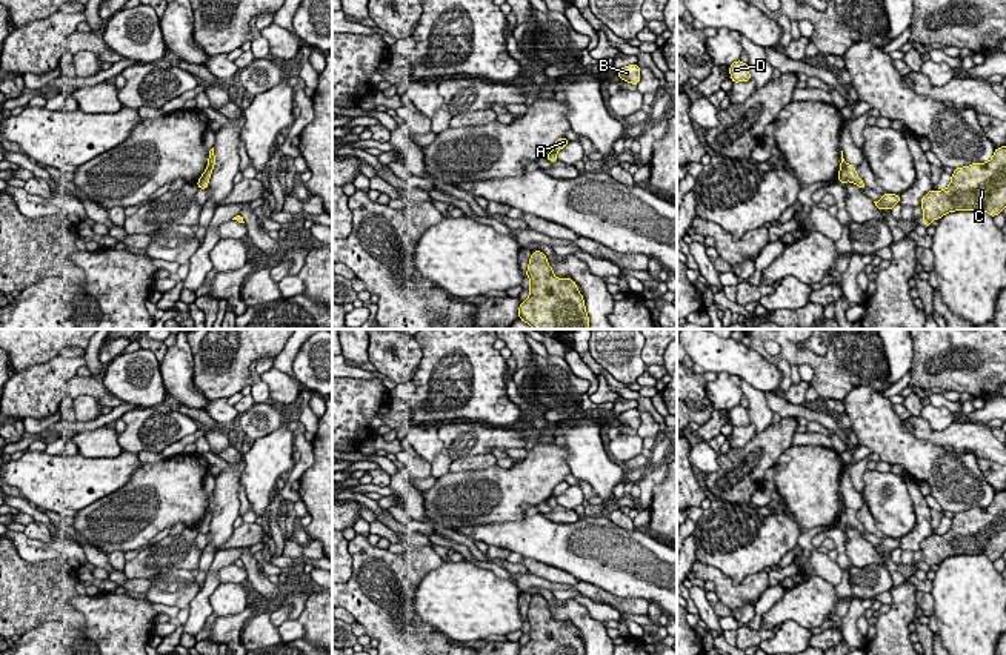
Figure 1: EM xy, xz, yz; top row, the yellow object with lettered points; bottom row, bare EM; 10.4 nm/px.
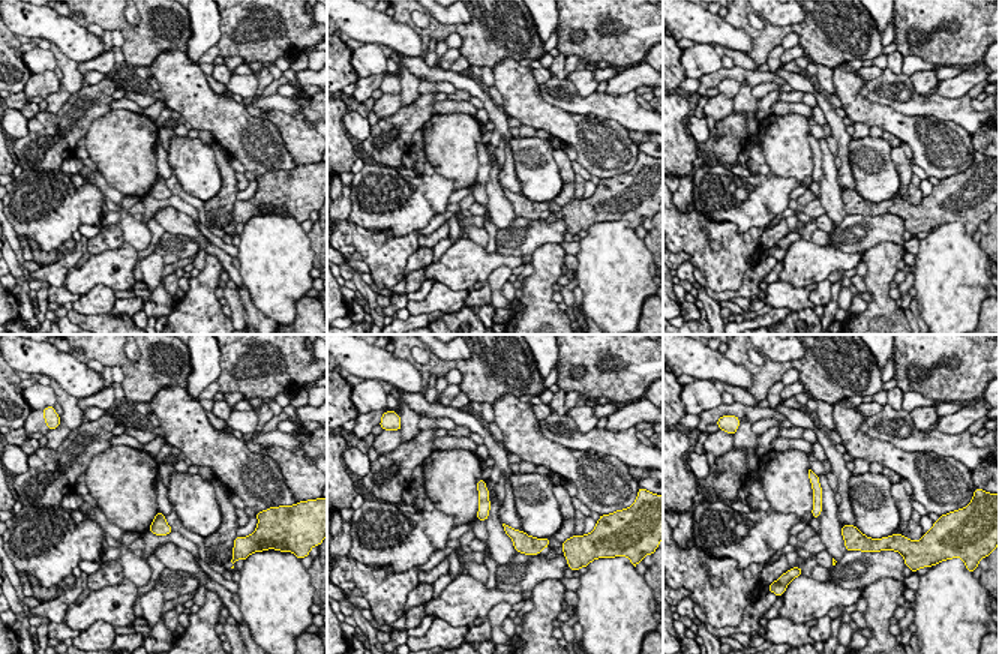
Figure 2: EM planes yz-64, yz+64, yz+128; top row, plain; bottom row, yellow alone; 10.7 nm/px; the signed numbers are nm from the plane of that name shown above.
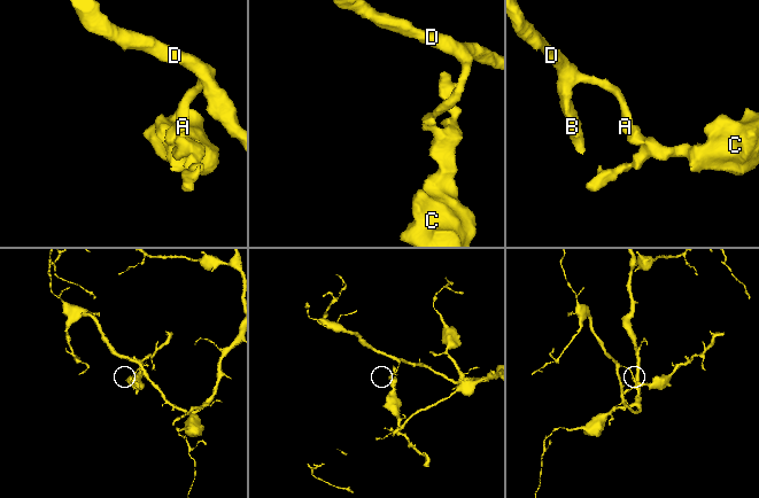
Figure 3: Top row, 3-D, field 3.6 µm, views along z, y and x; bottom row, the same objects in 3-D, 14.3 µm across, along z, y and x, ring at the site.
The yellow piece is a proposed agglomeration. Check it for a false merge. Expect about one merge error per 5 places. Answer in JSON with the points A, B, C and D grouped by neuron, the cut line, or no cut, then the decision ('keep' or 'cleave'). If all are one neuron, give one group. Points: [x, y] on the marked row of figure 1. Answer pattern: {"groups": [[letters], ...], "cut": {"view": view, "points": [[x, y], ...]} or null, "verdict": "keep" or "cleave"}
{"groups": [["A", "B", "D"], ["C"]], "cut": {"view": "yz", "points": [[846, 163], [839, 174]]}, "verdict": "cleave"}

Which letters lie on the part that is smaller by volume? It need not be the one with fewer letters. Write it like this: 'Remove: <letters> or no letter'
Remove: C

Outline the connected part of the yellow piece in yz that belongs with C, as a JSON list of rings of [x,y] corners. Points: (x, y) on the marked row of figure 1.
[[[1006,146],[997,148],[989,161],[957,168],[951,177],[946,189],[921,197],[924,228],[955,211],[986,211],[994,218],[1006,206]]]

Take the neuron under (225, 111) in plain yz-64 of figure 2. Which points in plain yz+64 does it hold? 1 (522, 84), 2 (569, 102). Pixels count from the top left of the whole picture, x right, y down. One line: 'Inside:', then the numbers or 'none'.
Inside: 1

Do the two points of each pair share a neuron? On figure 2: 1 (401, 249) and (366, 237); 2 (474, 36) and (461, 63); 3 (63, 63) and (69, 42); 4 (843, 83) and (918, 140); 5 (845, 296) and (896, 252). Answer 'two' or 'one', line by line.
1: one
2: two
3: two
4: one
5: two

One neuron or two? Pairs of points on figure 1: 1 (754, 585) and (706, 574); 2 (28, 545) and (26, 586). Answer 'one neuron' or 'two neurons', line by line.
1: one neuron
2: two neurons

